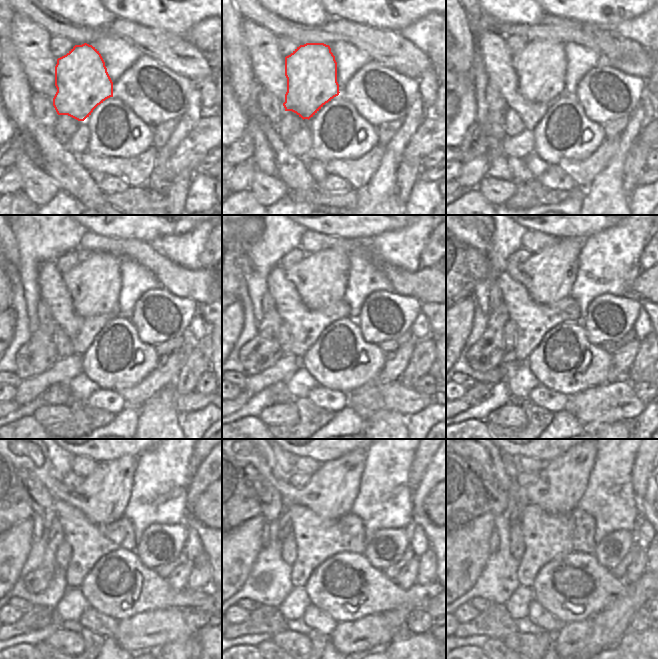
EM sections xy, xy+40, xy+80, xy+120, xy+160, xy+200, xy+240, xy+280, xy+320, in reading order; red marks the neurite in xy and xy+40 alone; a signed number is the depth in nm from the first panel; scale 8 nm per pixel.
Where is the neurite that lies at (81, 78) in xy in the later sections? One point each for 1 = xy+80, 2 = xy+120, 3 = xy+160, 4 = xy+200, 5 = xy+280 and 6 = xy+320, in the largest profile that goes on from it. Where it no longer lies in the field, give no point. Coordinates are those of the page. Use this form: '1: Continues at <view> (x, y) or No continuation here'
1: Continues at xy+80 (540, 66)
2: Continues at xy+120 (94, 283)
3: Continues at xy+160 (321, 278)
4: Continues at xy+200 (548, 276)
5: Continues at xy+280 (332, 489)
6: Continues at xy+320 (561, 484)

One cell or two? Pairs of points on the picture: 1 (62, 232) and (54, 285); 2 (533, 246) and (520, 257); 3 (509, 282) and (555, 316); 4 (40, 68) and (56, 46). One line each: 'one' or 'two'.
1: two
2: two
3: one
4: two

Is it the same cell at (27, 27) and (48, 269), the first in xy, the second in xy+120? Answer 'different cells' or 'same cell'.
same cell

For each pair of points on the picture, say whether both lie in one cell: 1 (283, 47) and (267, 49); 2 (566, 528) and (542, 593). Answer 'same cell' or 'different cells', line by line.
1: different cells
2: different cells

